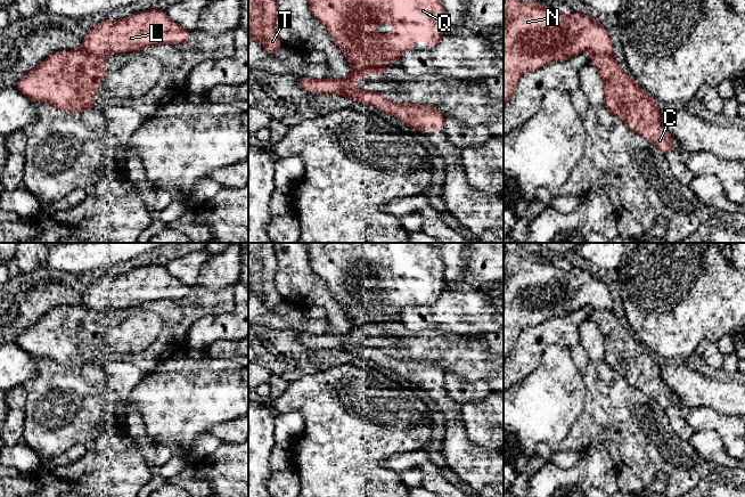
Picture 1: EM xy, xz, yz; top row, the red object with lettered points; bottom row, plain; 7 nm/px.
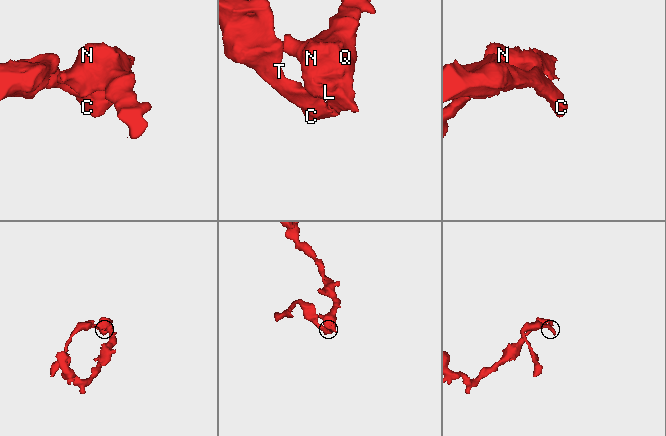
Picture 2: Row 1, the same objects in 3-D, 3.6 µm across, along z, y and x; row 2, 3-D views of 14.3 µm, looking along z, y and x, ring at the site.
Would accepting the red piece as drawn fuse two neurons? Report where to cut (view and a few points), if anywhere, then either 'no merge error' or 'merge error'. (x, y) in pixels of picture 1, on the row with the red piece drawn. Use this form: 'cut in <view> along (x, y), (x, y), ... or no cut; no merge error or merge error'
cut in xy along (82, 48), (88, 53), (99, 56); merge error

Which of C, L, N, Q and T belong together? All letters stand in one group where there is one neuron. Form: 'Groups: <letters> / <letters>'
Groups: C T / L N Q

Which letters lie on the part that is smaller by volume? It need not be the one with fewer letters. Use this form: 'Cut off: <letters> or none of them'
Cut off: C, T

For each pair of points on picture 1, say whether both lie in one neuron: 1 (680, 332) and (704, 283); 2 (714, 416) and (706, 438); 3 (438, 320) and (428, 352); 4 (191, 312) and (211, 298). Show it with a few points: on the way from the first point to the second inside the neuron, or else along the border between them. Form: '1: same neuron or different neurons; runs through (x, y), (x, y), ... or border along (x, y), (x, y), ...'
1: same neuron; runs through (680, 319), (698, 295)
2: different neurons; border along (695, 431), (713, 430), (720, 437), (726, 451)
3: different neurons; border along (412, 333), (431, 330), (450, 331), (460, 335)
4: same neuron; runs through (197, 309), (203, 309), (205, 303)

